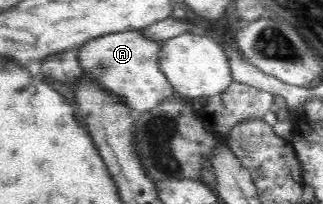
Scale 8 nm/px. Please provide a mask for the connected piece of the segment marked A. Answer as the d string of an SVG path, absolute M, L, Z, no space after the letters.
M138 29L122 31L118 33L109 33L102 37L96 37L87 41L80 46L78 59L82 66L83 72L90 78L94 78L104 90L120 97L126 107L130 108L133 113L150 111L158 107L167 97L172 96L173 85L167 80L164 72L160 70L158 64L159 42L152 40L142 34Z

